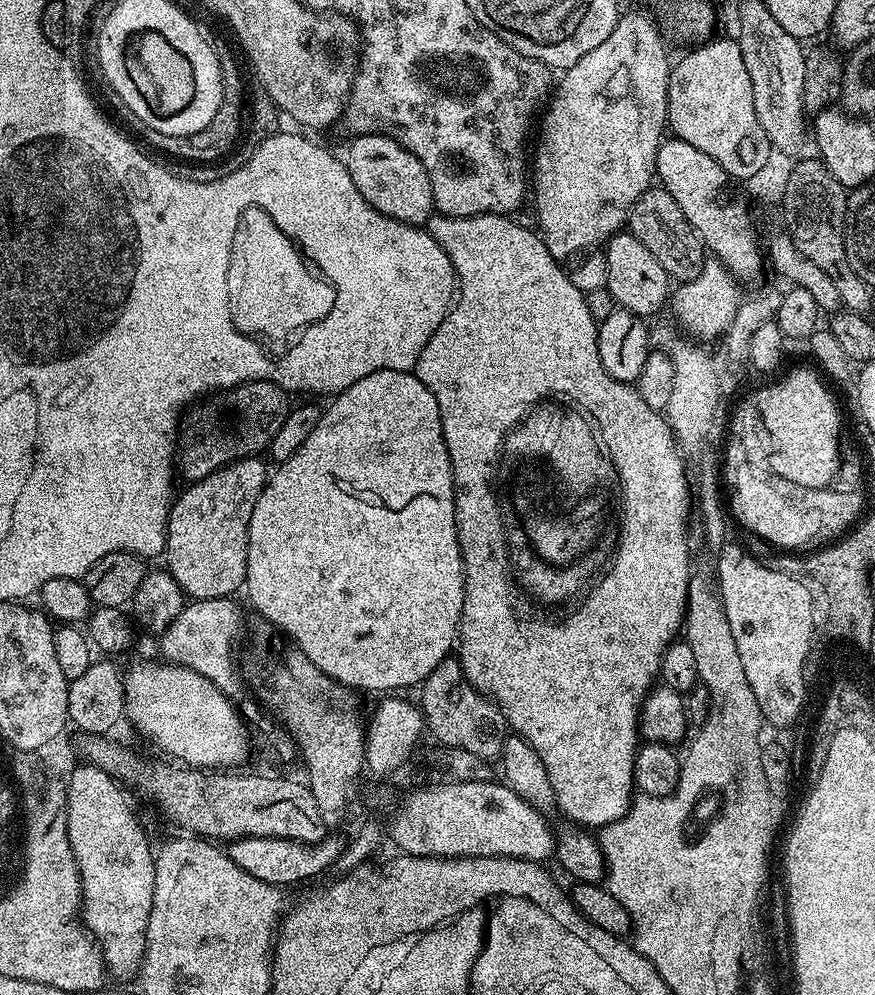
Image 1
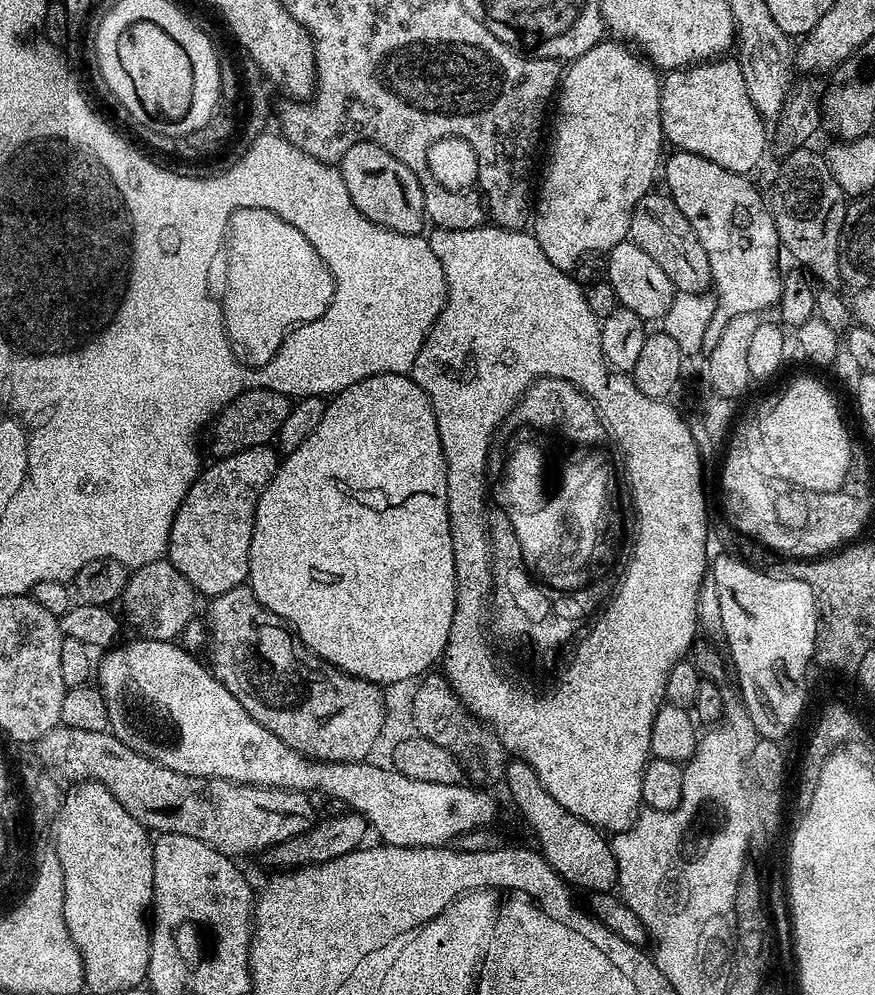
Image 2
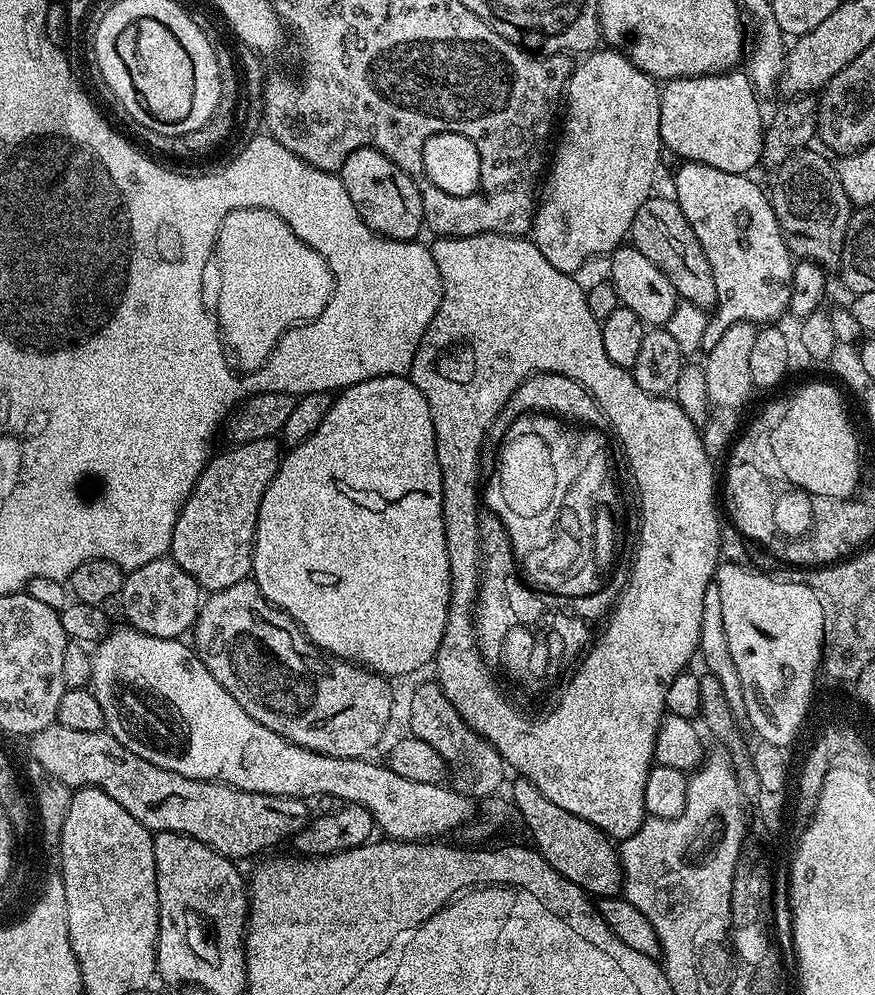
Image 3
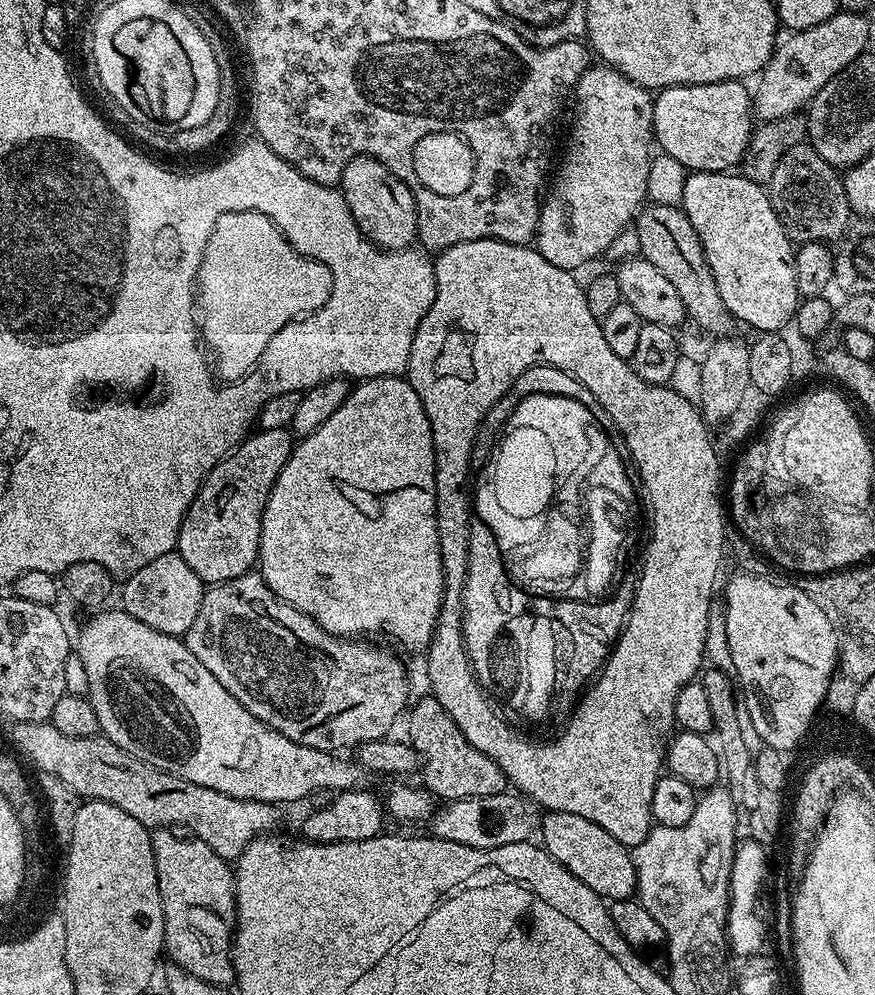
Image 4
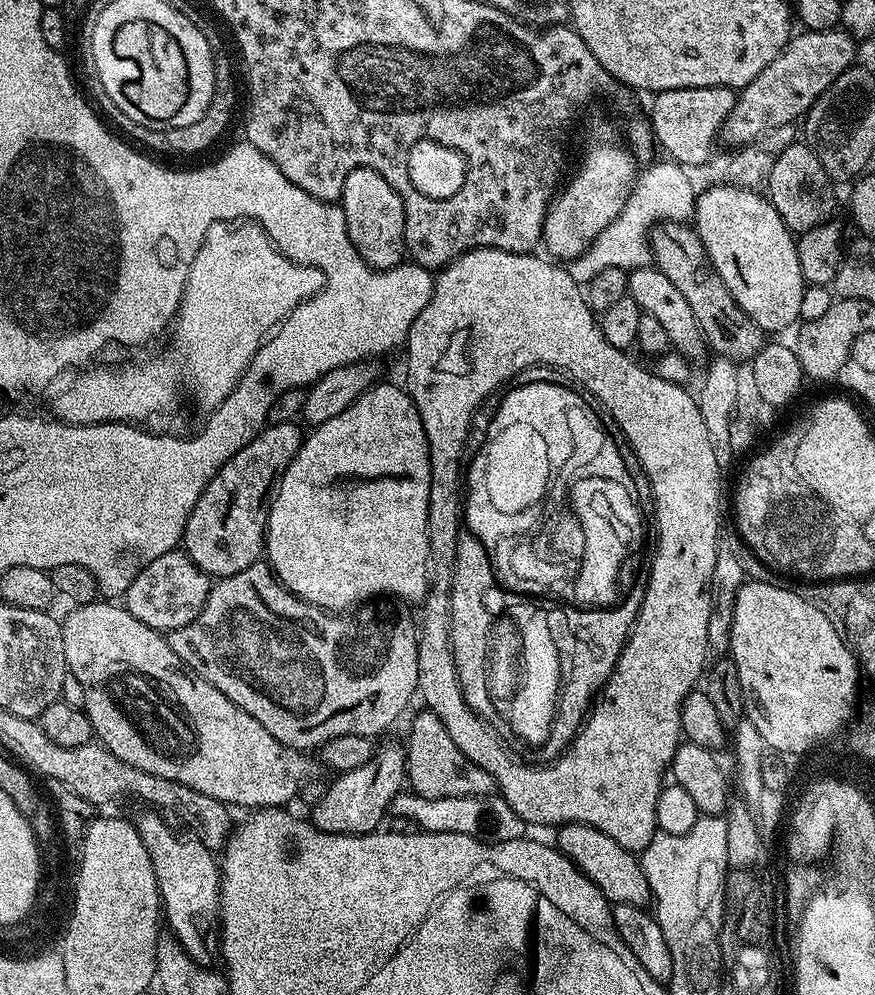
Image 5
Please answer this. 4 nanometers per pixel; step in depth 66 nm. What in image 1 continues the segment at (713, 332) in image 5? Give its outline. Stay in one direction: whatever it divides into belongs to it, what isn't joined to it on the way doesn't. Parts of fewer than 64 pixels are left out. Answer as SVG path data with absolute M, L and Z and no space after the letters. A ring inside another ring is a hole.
M653 186L642 193L628 212L626 228L638 242L642 242L642 246L646 246L646 250L650 250L650 254L654 254L654 258L658 258L662 270L666 270L673 281L689 281L701 273L706 259L704 241L697 236L682 210L678 210L678 202L670 198L666 189Z

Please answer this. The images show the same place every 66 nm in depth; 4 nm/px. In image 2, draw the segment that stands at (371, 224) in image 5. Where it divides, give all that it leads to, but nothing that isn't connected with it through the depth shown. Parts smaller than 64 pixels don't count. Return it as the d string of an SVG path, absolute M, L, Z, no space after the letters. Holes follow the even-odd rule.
M363 140L346 150L338 167L342 182L346 182L346 190L350 190L354 206L367 220L407 236L418 236L425 231L422 186L416 175L402 166L394 154L382 150L382 146L372 144L369 140Z

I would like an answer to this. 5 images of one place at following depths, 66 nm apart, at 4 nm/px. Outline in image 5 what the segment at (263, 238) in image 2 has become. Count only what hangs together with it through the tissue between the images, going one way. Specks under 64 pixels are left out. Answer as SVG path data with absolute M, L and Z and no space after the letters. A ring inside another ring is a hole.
M226 220L214 222L206 230L198 254L194 254L194 262L190 266L190 274L186 278L186 286L180 299L180 309L176 312L176 319L170 328L170 339L167 341L170 347L176 348L174 352L176 360L172 360L174 370L168 372L172 372L170 376L178 378L178 382L172 382L170 378L170 388L168 382L162 382L162 386L160 382L156 382L160 378L168 380L168 374L160 376L152 374L154 366L162 364L162 358L160 362L154 359L145 363L146 370L140 370L135 364L131 368L120 368L120 372L108 372L108 386L106 386L108 396L104 398L102 408L98 408L100 412L96 416L96 424L117 424L120 419L136 420L137 417L147 416L150 413L150 394L160 394L160 390L164 390L164 398L168 390L168 396L172 396L174 400L184 392L196 394L192 390L196 390L198 378L202 380L200 390L208 390L208 394L202 392L200 398L204 398L204 402L217 408L236 389L236 385L245 379L244 371L251 366L256 351L259 348L261 351L269 333L299 304L317 296L322 289L324 289L324 271L312 264L295 264L289 256L283 256L259 224Z

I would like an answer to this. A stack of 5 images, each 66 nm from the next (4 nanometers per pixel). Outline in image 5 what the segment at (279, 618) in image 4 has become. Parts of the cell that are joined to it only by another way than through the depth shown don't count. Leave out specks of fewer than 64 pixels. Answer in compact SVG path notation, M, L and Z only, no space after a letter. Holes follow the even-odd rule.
M257 562L246 566L246 570L238 570L238 574L233 576L219 577L211 585L205 605L202 606L196 620L182 626L180 629L174 629L167 633L168 645L170 650L174 650L174 654L178 654L178 658L182 658L182 662L187 668L192 669L202 679L208 680L210 686L222 690L222 694L226 694L226 698L230 698L230 702L234 702L242 710L246 710L246 714L250 714L250 718L258 718L258 722L262 722L262 726L266 726L266 730L270 730L270 734L274 734L274 738L278 738L280 744L285 744L287 748L301 750L315 748L316 750L327 743L328 740L337 739L342 735L378 737L379 732L386 731L403 714L404 707L411 702L412 696L414 700L417 695L417 621L414 616L412 620L411 614L407 612L407 610L409 611L407 607L397 606L392 602L380 602L377 604L380 604L377 608L368 608L372 606L361 607L355 614L329 614L317 604L298 599L291 590L281 584L279 578L268 567L267 563Z

